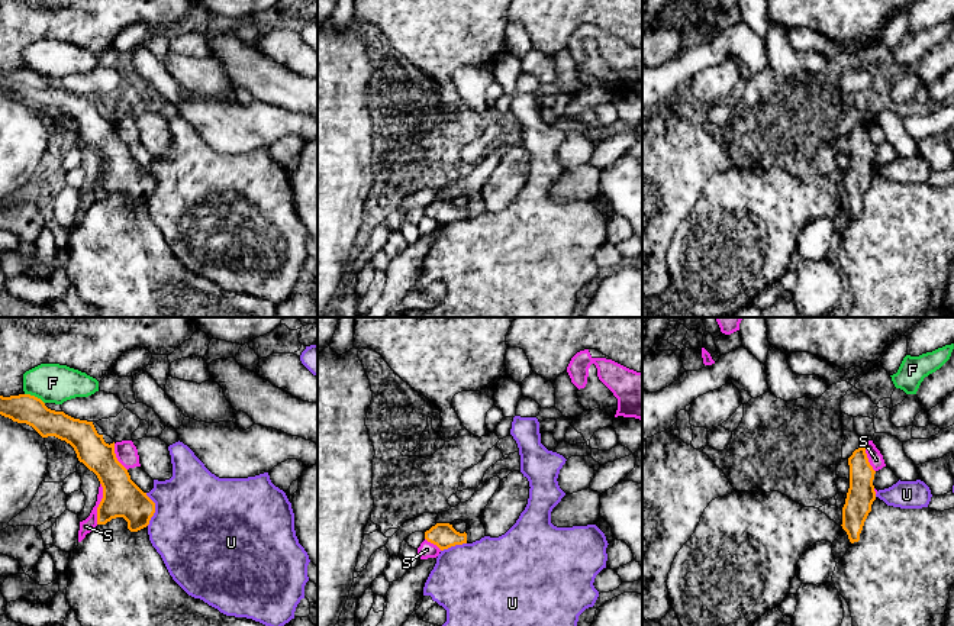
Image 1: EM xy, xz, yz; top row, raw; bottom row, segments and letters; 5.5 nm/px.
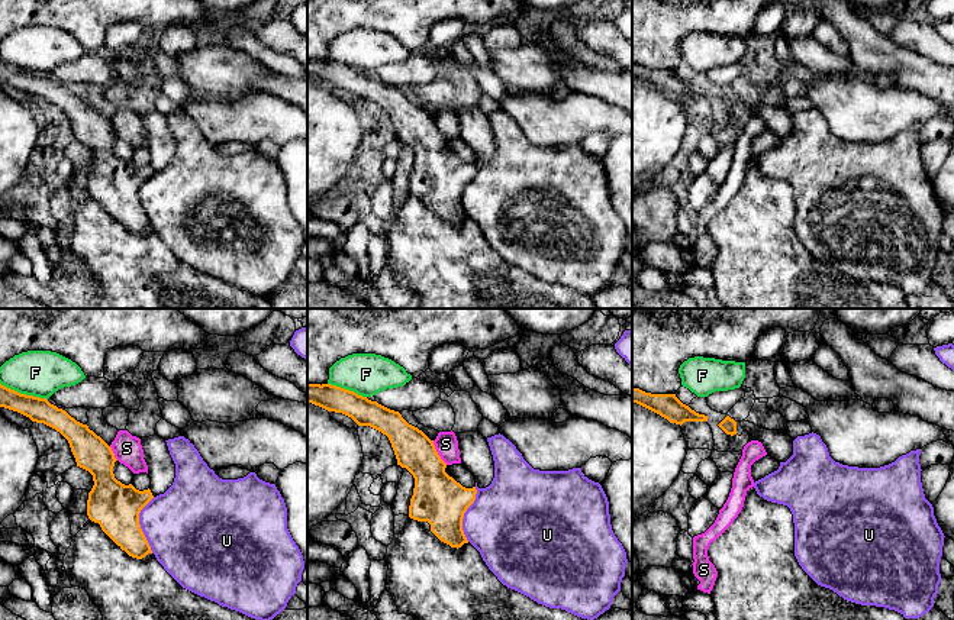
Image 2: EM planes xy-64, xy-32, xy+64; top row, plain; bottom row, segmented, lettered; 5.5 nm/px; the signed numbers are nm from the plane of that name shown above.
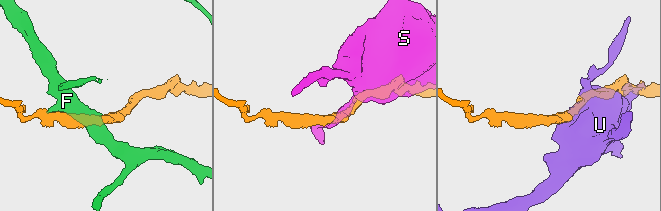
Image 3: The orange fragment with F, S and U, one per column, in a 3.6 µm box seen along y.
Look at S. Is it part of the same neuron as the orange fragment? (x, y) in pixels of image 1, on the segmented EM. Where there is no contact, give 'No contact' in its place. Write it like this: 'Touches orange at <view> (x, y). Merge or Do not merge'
Touches orange at xy (100, 503). Do not merge

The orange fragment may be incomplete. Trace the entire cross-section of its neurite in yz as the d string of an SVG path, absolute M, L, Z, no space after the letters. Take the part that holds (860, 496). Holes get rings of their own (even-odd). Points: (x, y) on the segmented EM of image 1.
M866 445L855 449L848 458L850 488L842 507L842 529L847 532L851 543L860 541L864 522L871 512L876 500L873 485L876 471L868 462Z

